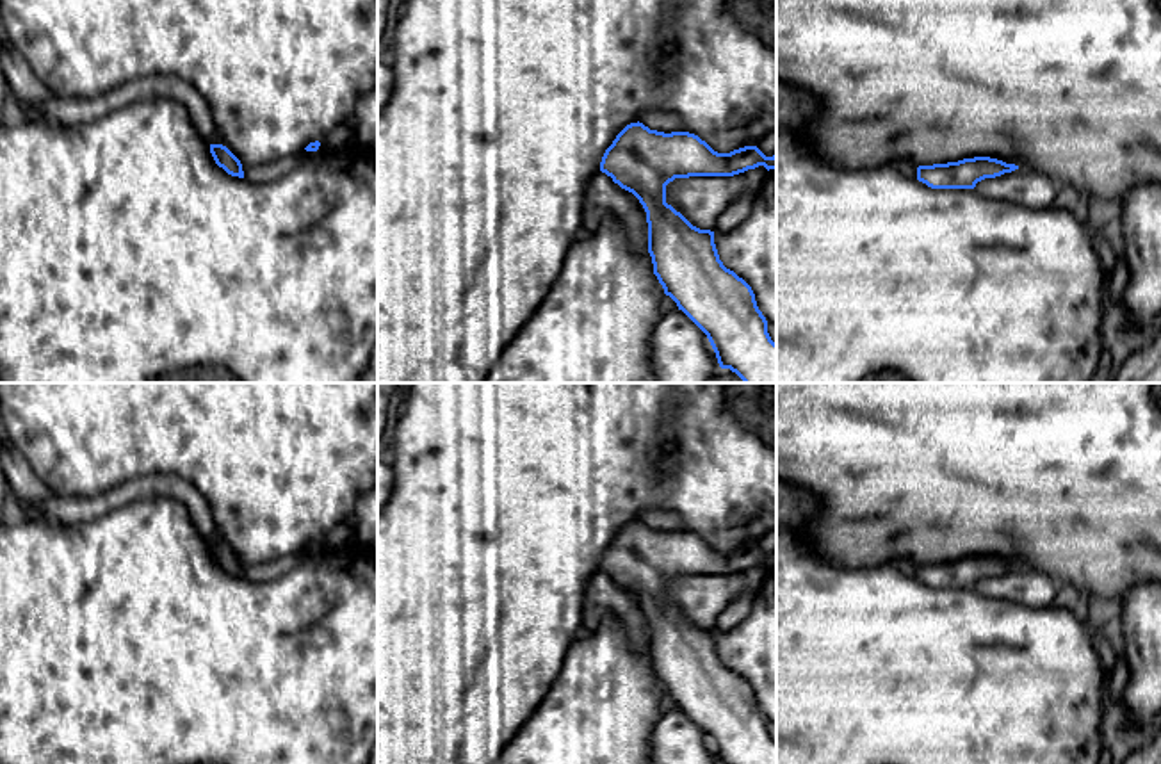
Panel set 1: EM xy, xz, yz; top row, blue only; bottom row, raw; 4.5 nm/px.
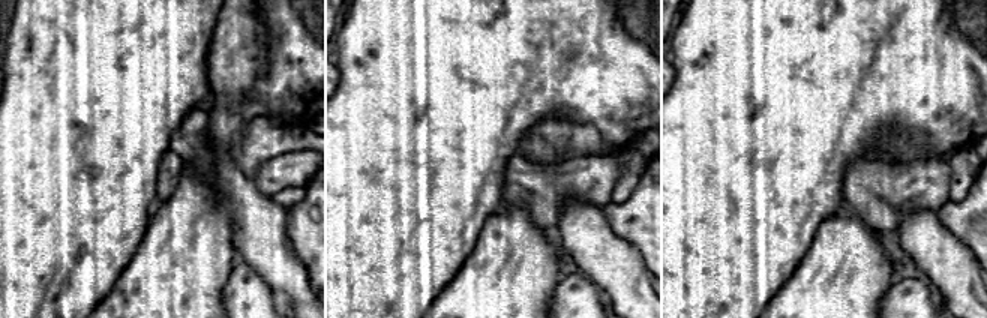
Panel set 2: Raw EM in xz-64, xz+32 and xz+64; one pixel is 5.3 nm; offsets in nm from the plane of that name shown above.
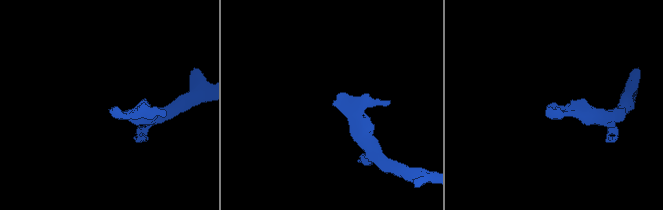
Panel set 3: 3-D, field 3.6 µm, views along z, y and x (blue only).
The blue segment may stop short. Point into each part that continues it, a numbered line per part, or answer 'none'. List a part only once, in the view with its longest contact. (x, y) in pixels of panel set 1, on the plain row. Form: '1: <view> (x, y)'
1: xy (56, 510)

